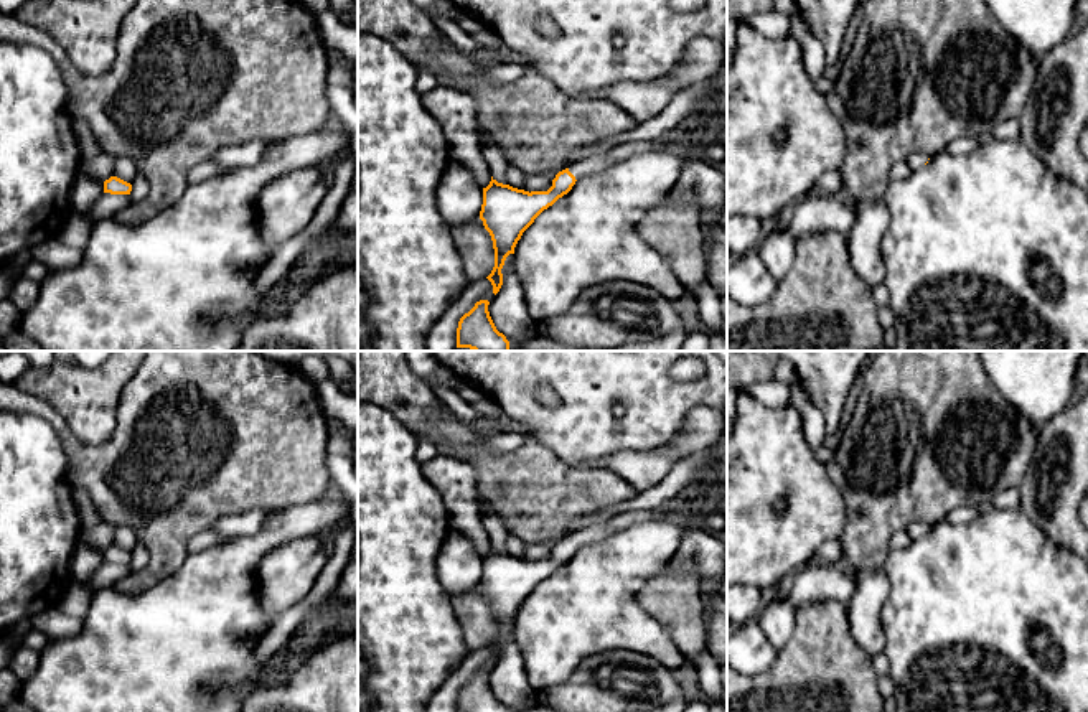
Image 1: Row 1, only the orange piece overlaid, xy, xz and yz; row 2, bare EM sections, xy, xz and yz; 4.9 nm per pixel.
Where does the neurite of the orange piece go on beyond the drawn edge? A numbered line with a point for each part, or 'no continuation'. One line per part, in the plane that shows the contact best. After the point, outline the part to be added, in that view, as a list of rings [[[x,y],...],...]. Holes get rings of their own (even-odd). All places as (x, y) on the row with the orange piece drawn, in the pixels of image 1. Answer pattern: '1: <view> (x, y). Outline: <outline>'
1: xz (595, 163). Outline: [[[673,132],[663,134],[658,138],[645,138],[645,140],[631,140],[620,143],[603,153],[584,158],[577,163],[572,163],[569,166],[569,171],[575,176],[575,180],[580,180],[587,175],[600,173],[608,165],[623,160],[635,153],[643,152],[653,152],[653,150],[663,150],[673,142]]]

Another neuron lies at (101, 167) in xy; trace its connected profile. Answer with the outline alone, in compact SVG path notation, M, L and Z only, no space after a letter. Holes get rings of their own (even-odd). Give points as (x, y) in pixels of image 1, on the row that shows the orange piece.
M101 152L99 155L92 158L82 160L79 170L104 183L106 180L114 176L115 160L117 160L115 157L106 152Z

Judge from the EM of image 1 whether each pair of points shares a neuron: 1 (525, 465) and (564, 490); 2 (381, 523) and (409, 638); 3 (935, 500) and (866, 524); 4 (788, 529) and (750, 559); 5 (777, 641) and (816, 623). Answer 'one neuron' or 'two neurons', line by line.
1: one neuron
2: one neuron
3: one neuron
4: one neuron
5: two neurons

